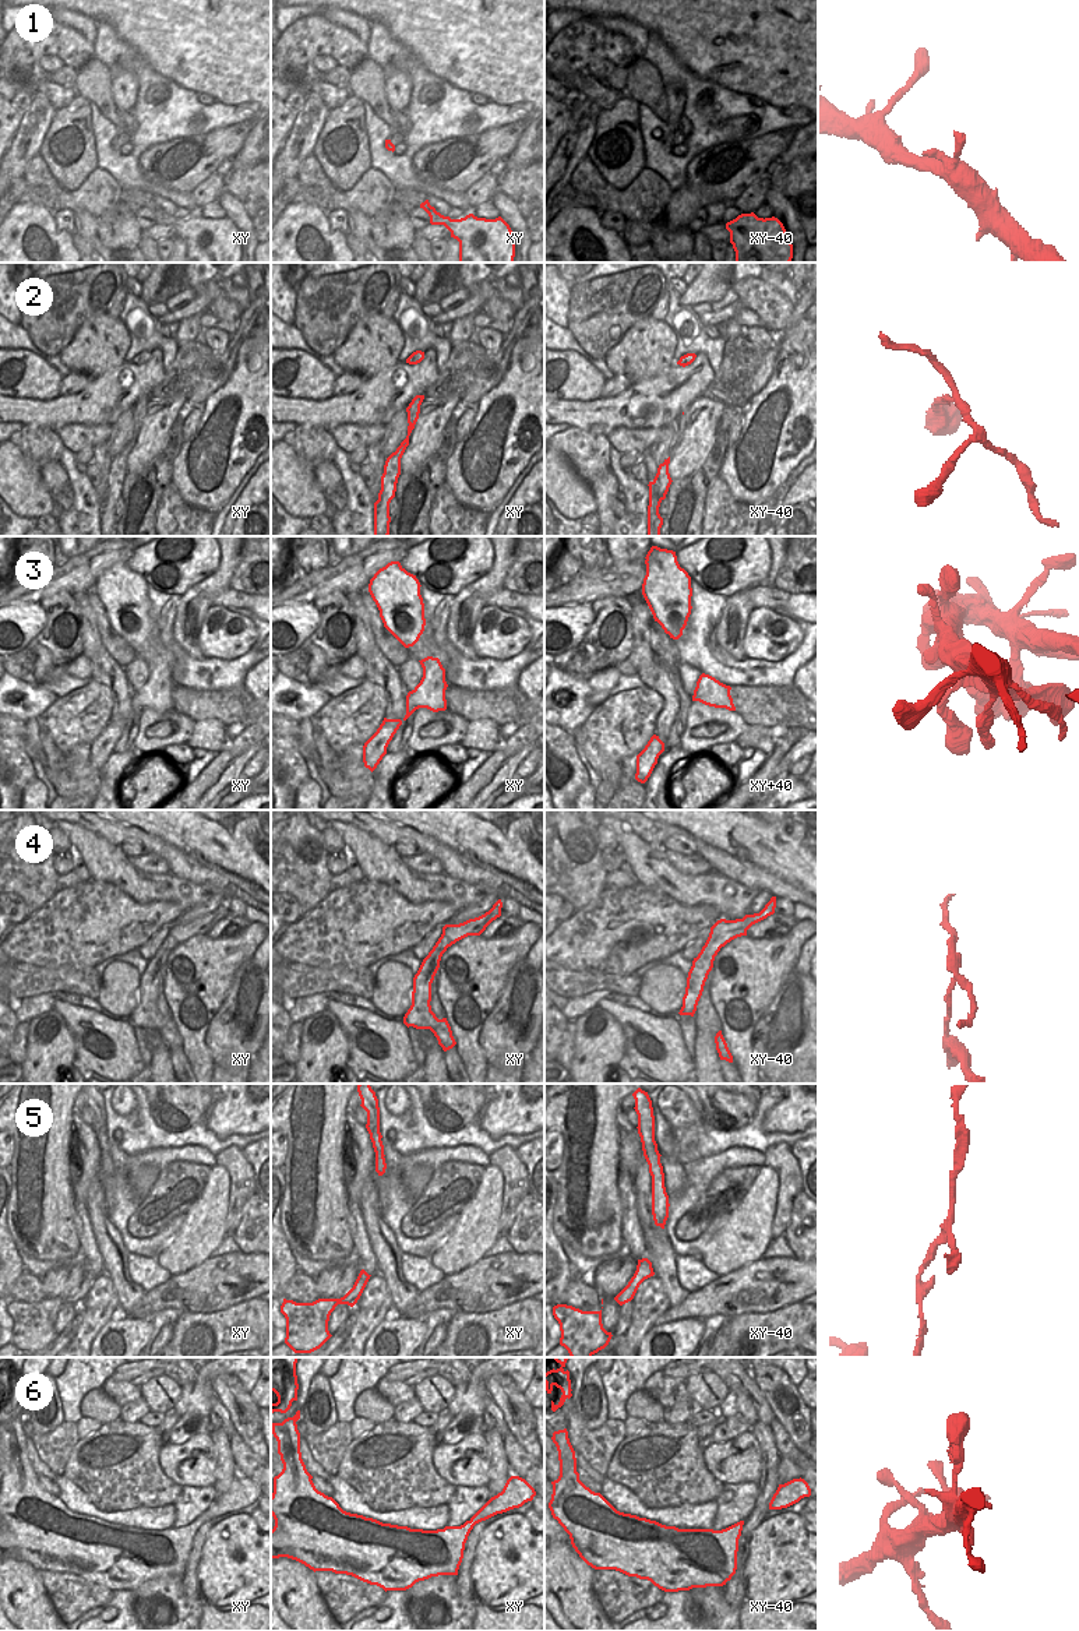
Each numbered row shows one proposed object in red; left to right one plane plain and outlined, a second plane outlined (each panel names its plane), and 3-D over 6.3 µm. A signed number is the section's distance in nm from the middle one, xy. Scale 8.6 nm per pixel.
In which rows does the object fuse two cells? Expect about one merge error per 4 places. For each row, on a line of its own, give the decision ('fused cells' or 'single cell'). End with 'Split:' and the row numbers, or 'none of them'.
1: single cell
2: single cell
3: single cell
4: single cell
5: single cell
6: fused cells
Split: 6

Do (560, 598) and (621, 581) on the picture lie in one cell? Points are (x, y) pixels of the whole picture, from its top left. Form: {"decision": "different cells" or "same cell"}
{"decision": "same cell"}

